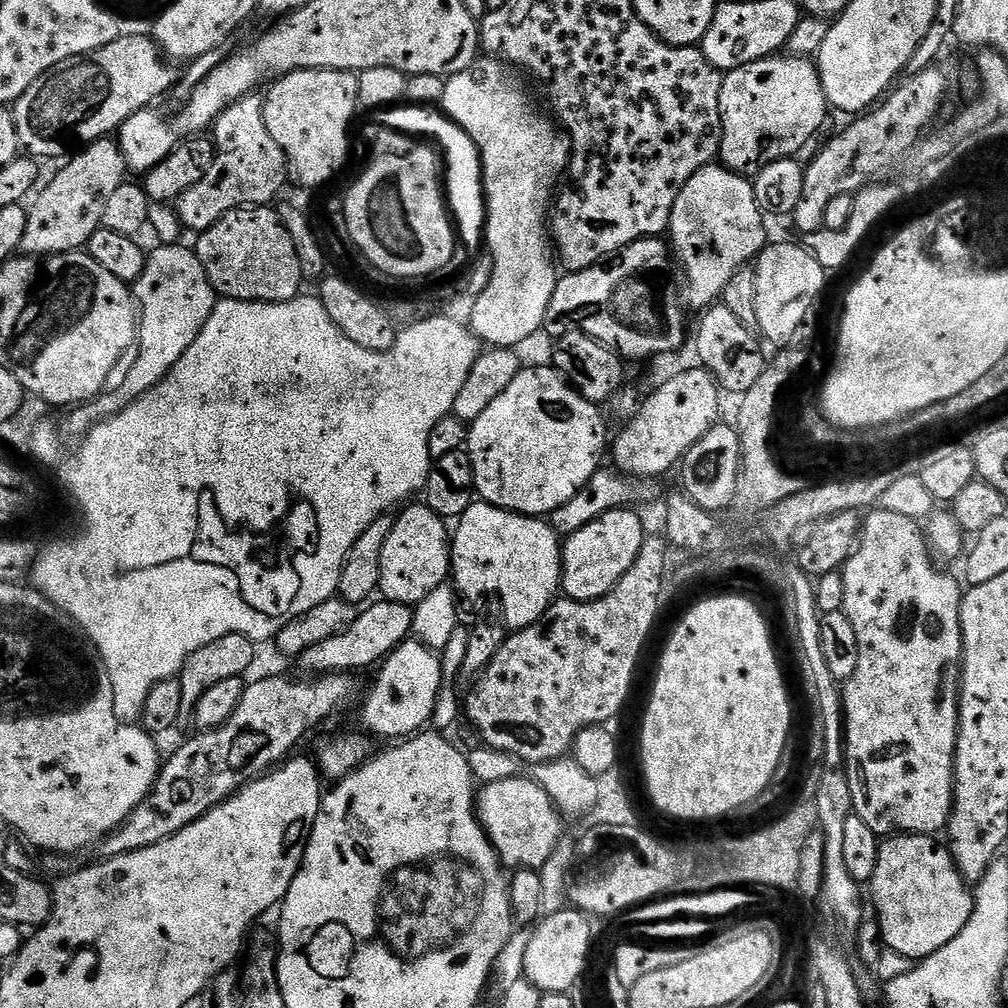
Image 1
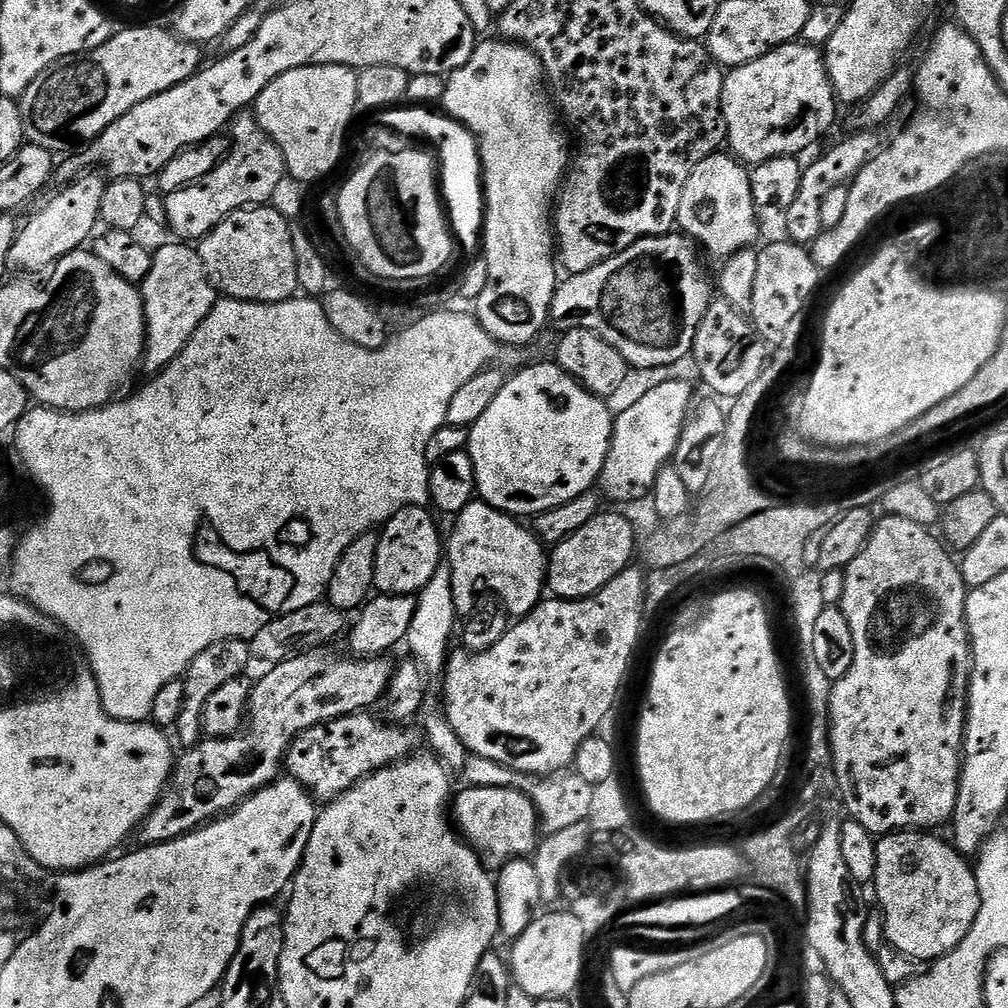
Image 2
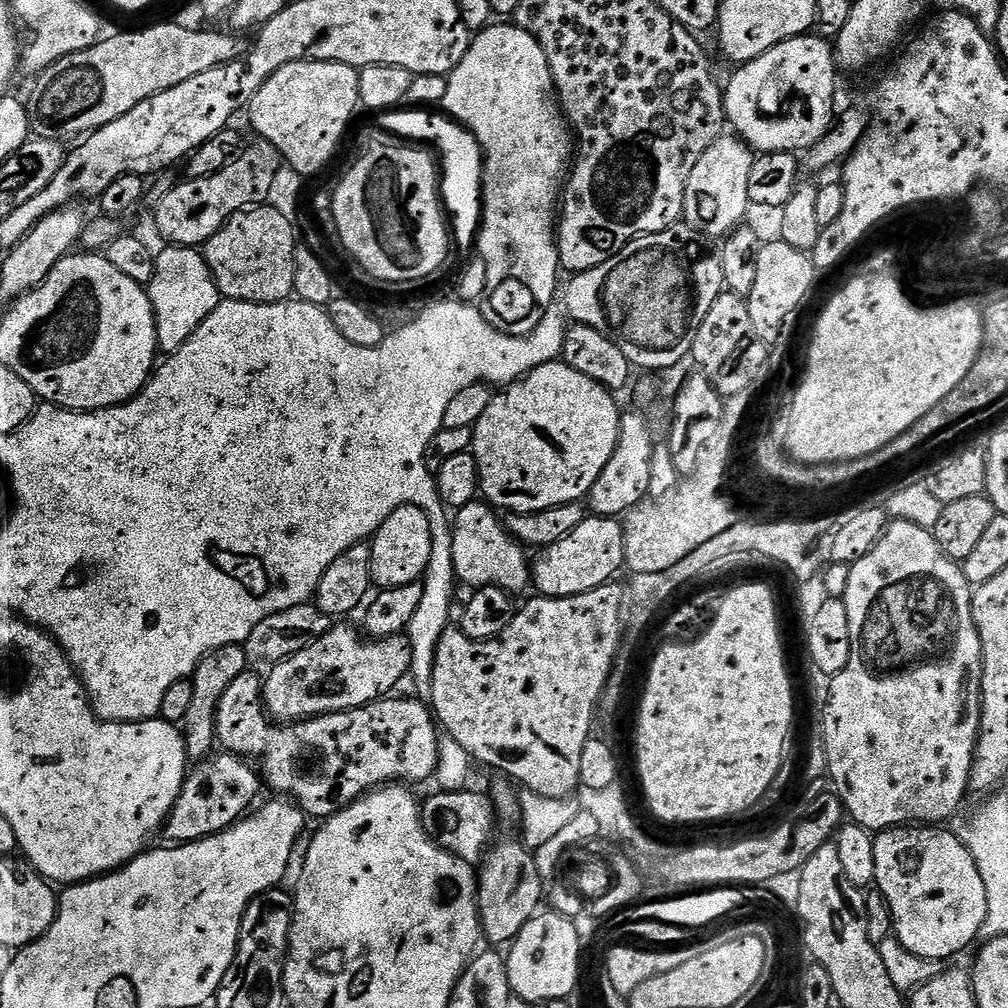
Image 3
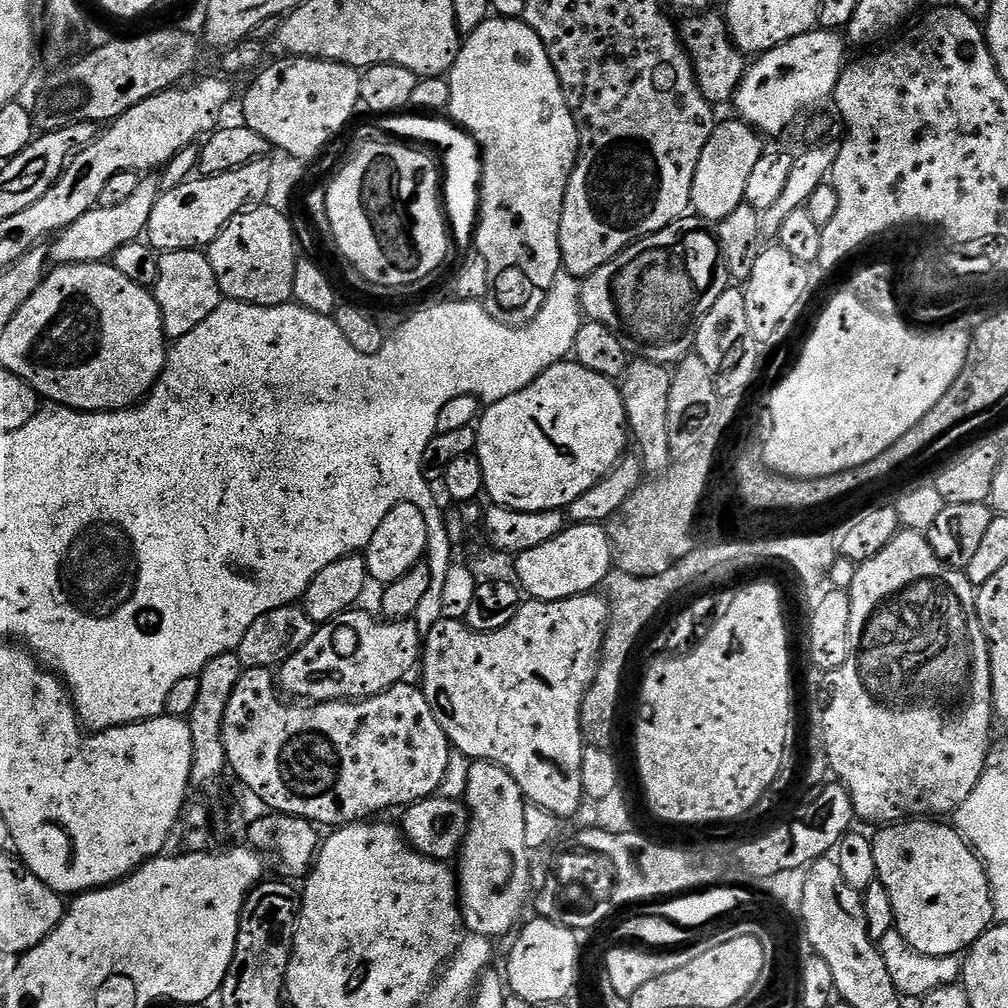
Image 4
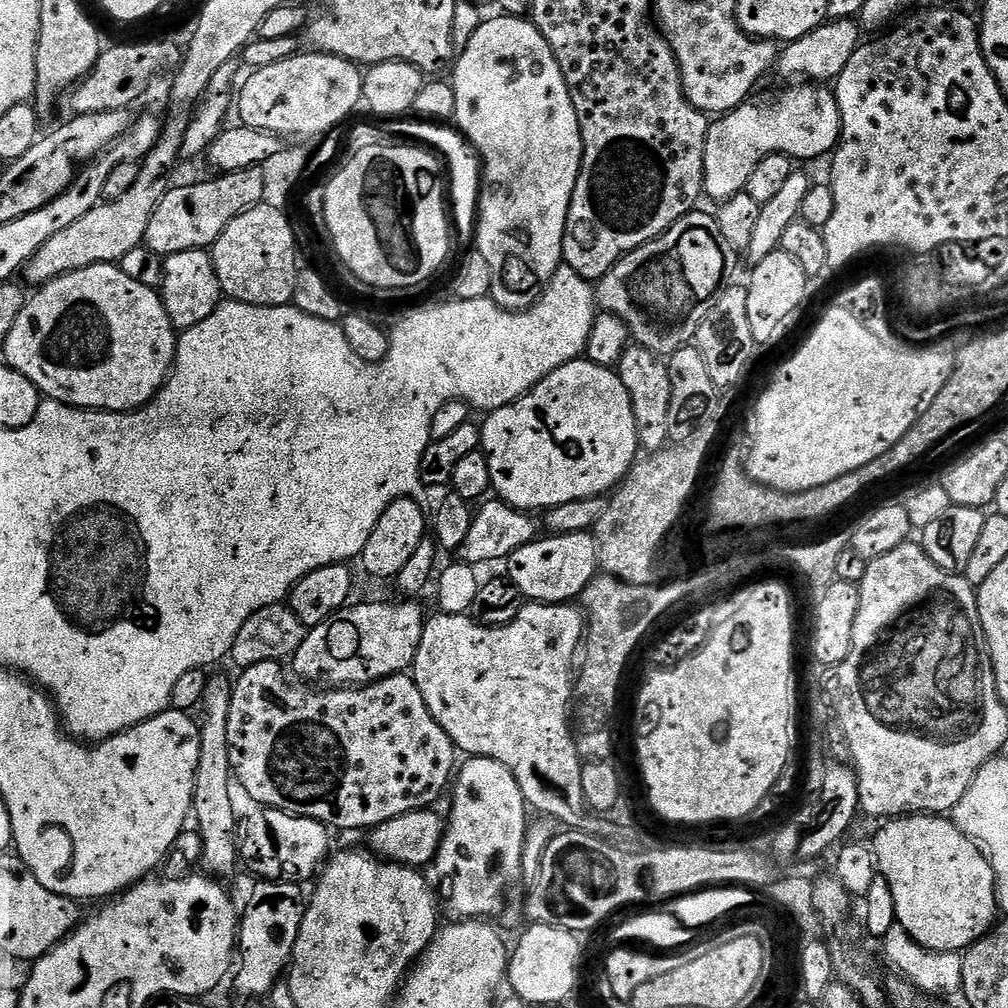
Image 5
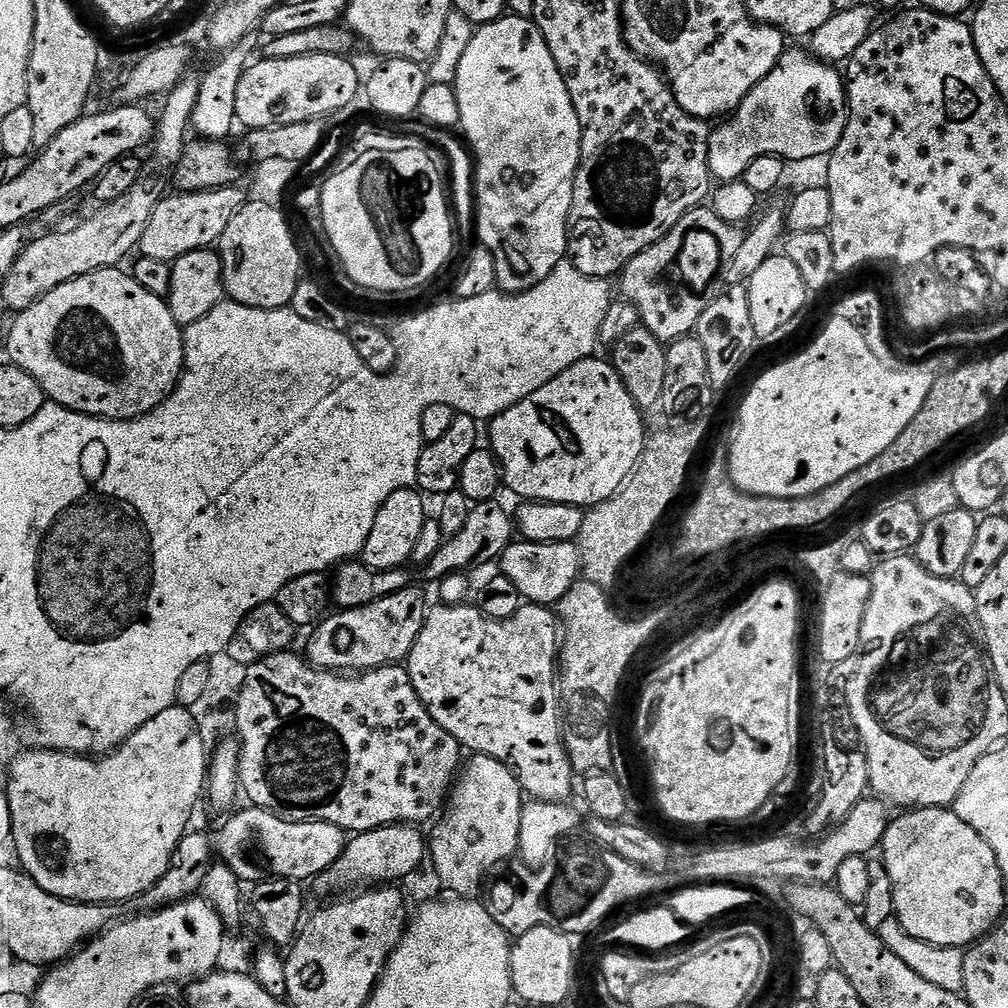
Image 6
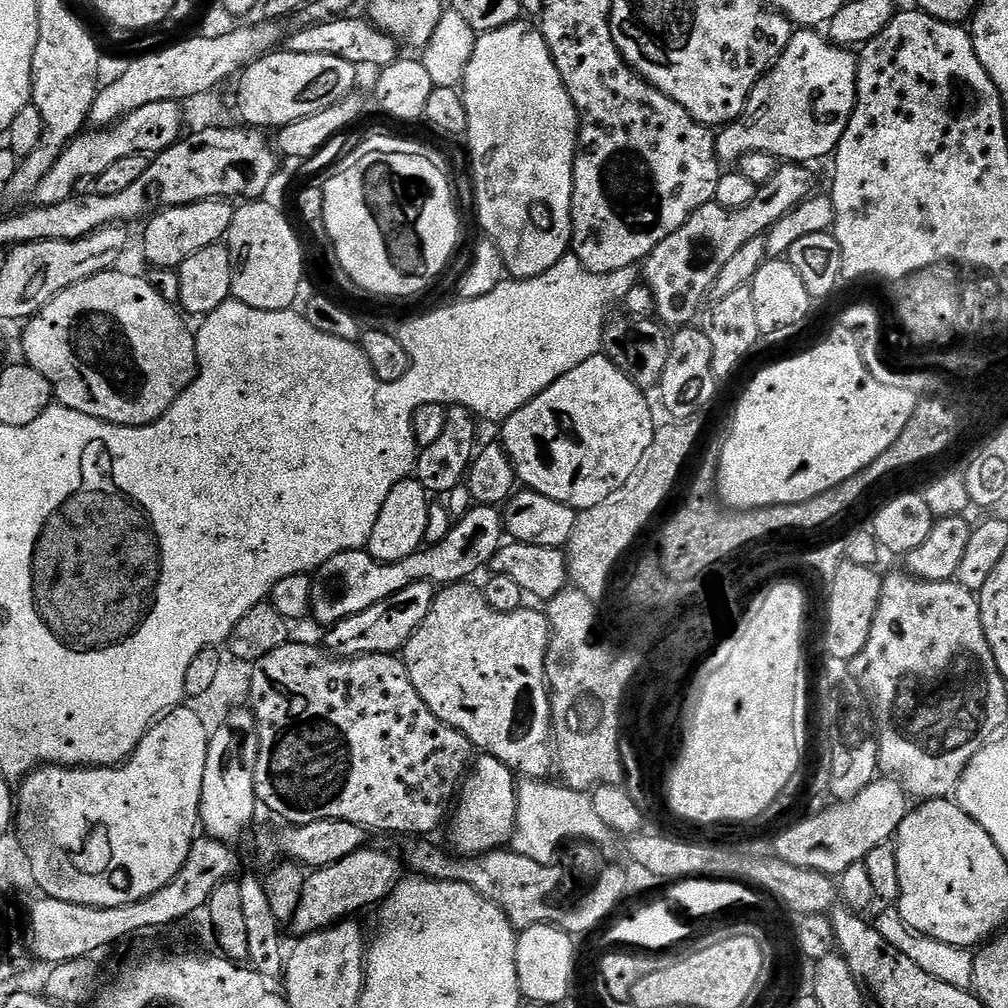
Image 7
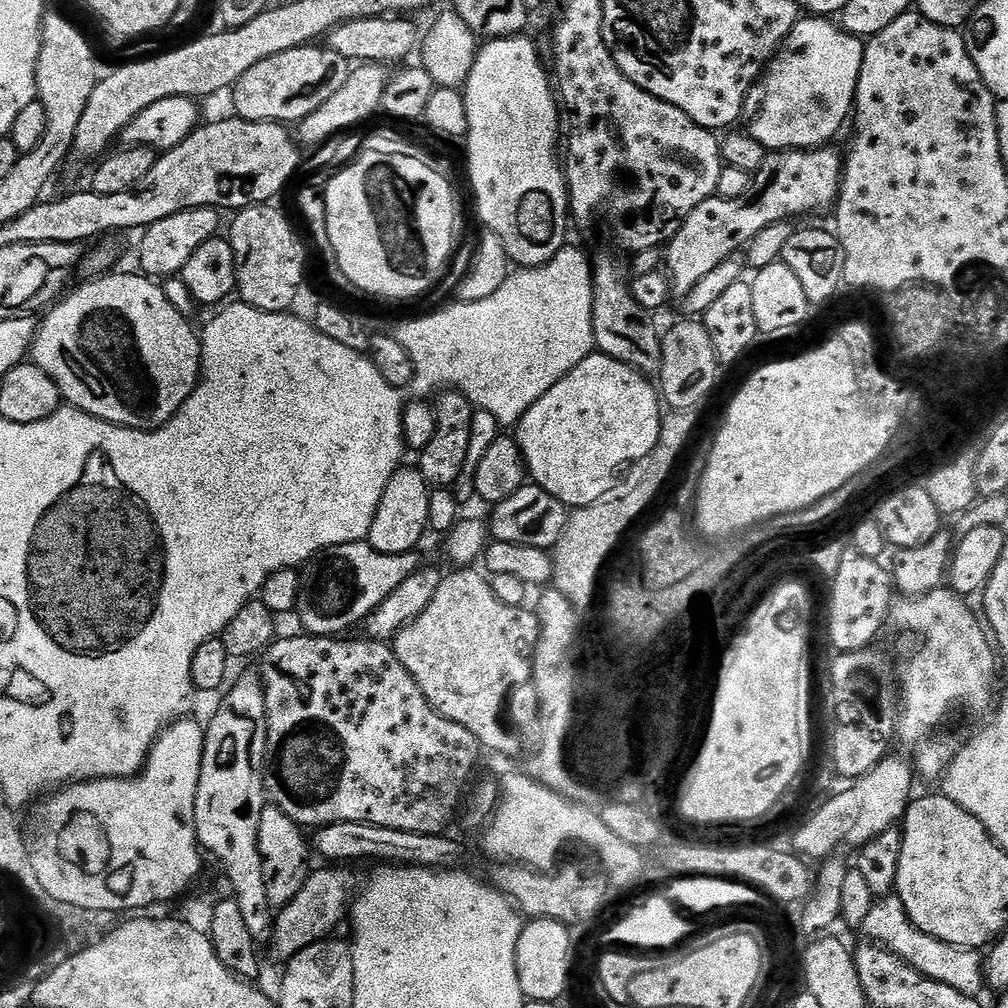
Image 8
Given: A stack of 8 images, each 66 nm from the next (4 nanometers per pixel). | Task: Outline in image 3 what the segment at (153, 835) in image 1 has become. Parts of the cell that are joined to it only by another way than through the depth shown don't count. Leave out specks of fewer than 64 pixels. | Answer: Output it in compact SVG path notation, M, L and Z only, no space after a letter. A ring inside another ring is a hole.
M336 622L305 649L290 658L271 665L272 672L262 680L262 699L267 715L276 722L309 720L312 716L325 716L331 712L345 712L361 708L393 695L392 692L412 671L412 651L407 635L387 636L381 640L365 638L359 627L351 628L348 622ZM216 754L199 761L185 775L182 790L167 818L166 833L172 839L169 841L189 844L231 828L253 807L252 799L259 794L260 788L262 789L261 773L247 759L231 754Z

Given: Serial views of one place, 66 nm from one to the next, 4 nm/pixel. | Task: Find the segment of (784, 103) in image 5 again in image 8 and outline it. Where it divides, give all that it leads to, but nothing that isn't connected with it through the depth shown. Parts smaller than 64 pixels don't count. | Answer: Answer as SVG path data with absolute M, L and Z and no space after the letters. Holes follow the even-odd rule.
M805 15L792 27L792 34L772 57L763 76L750 90L744 104L743 119L748 120L746 131L750 138L762 142L773 152L822 148L833 143L844 123L849 123L856 102L856 87L862 70L865 41L851 36L839 23L822 16Z

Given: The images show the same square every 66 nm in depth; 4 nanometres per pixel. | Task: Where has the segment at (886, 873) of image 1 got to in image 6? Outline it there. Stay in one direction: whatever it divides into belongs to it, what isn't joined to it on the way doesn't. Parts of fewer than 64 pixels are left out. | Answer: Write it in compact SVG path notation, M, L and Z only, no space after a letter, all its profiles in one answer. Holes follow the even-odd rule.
M951 807L913 808L900 814L897 820L895 817L889 823L884 835L882 859L886 870L890 874L890 886L894 886L894 918L904 927L906 934L910 934L922 942L930 942L934 946L942 946L943 948L967 949L975 944L977 940L987 936L997 921L1005 915L1004 888L1006 888L1006 881L1002 878L998 858L994 858L994 850L990 850L990 846L986 846L986 838L982 838L982 834L978 834L978 830L974 830L974 826L966 826L966 822L962 822L962 818L958 818L958 814Z

